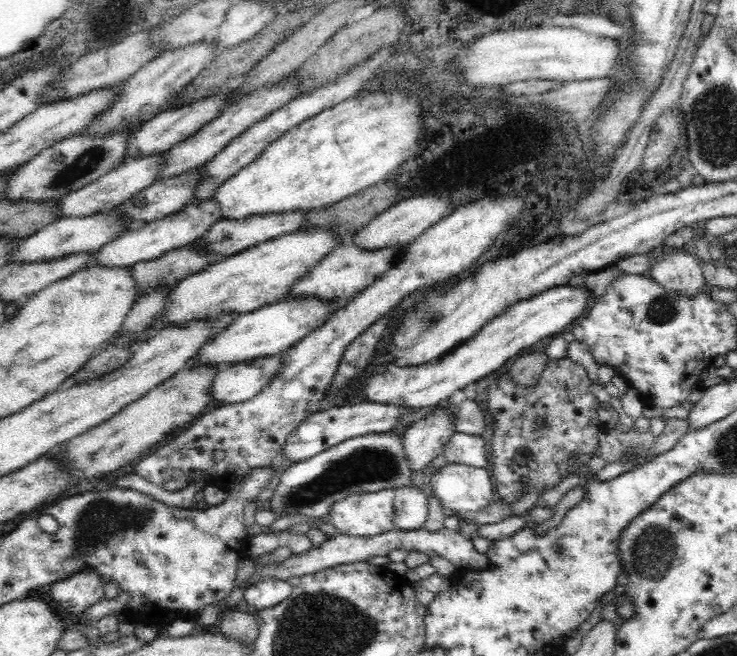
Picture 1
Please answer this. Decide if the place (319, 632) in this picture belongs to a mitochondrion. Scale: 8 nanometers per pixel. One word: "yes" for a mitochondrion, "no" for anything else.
yes

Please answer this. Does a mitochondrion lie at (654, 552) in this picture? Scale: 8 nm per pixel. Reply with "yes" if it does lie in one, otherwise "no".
yes

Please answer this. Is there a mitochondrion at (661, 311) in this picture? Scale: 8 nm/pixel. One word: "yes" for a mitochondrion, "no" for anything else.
yes

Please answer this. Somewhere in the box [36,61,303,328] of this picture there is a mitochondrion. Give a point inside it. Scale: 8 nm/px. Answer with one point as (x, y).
(89, 161)

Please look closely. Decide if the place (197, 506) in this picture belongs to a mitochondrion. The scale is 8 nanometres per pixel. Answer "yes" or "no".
no

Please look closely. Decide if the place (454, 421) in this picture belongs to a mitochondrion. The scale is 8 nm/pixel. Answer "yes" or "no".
no

